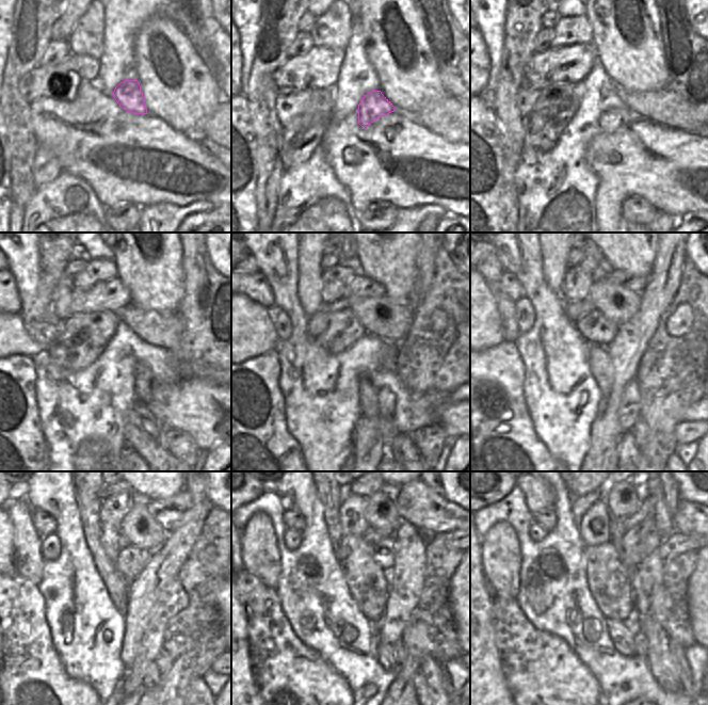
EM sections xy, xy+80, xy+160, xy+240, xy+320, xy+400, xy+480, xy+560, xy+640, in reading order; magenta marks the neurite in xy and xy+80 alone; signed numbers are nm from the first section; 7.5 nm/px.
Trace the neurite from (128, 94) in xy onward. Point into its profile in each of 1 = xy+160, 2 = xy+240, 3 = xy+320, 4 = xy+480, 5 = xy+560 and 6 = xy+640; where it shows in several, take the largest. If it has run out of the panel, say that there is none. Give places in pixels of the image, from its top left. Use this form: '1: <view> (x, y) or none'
1: xy+160 (611, 121)
2: xy+240 (143, 379)
3: xy+320 (385, 398)
4: xy+480 (172, 598)
5: xy+560 (405, 576)
6: xy+640 (647, 573)

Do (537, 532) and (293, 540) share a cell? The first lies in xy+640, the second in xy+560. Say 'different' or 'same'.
same

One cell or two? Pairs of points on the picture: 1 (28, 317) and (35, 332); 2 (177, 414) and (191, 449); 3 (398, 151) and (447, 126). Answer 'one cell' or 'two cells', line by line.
1: two cells
2: two cells
3: two cells

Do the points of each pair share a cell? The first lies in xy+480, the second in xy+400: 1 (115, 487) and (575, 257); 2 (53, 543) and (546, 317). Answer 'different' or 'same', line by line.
1: same
2: different

